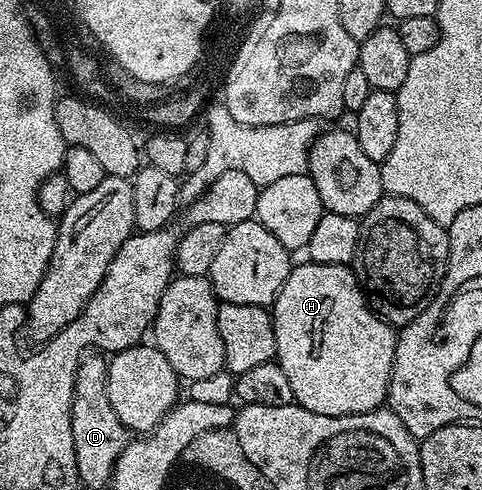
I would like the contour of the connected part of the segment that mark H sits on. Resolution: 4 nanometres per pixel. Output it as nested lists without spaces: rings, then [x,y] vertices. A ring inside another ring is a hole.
[[[296,262],[273,304],[275,359],[285,369],[289,386],[299,406],[325,417],[380,410],[387,403],[387,386],[395,356],[396,332],[386,319],[380,319],[359,285],[359,277],[347,265]]]

